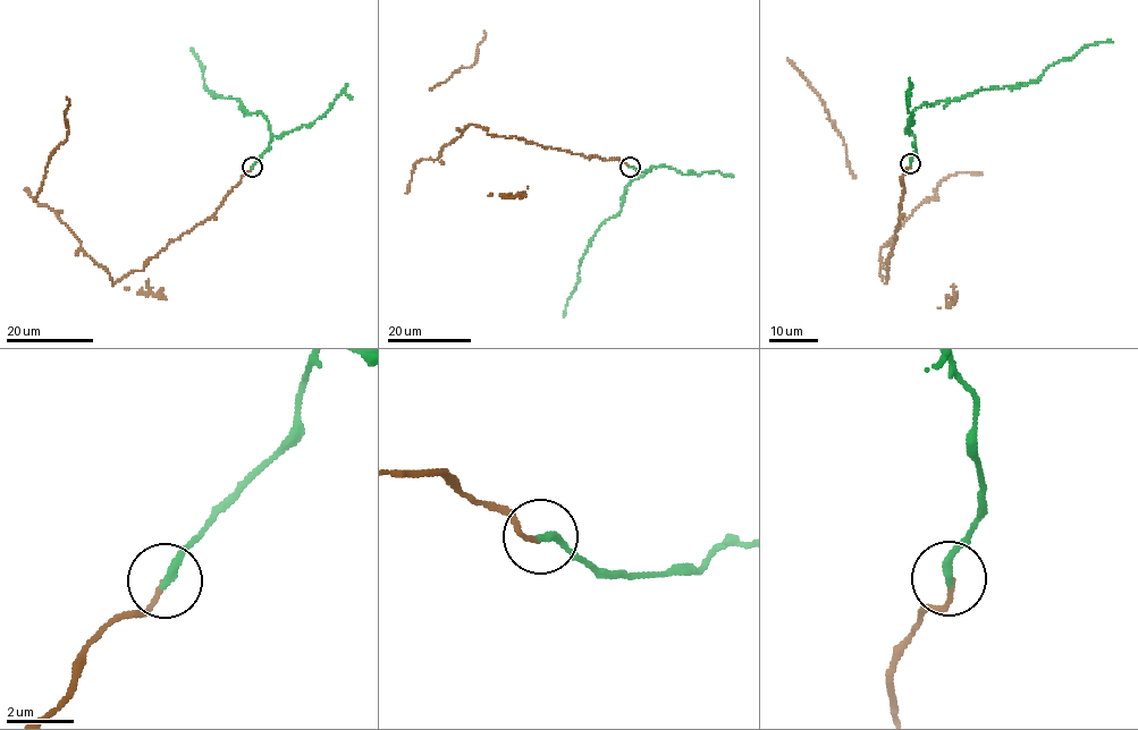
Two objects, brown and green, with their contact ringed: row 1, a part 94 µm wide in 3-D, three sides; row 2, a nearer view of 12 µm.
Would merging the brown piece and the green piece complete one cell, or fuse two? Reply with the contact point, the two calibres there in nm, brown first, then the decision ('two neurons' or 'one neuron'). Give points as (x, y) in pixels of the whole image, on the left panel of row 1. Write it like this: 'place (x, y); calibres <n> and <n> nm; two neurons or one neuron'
place (252, 167); calibres 130 and 260 nm; one neuron

